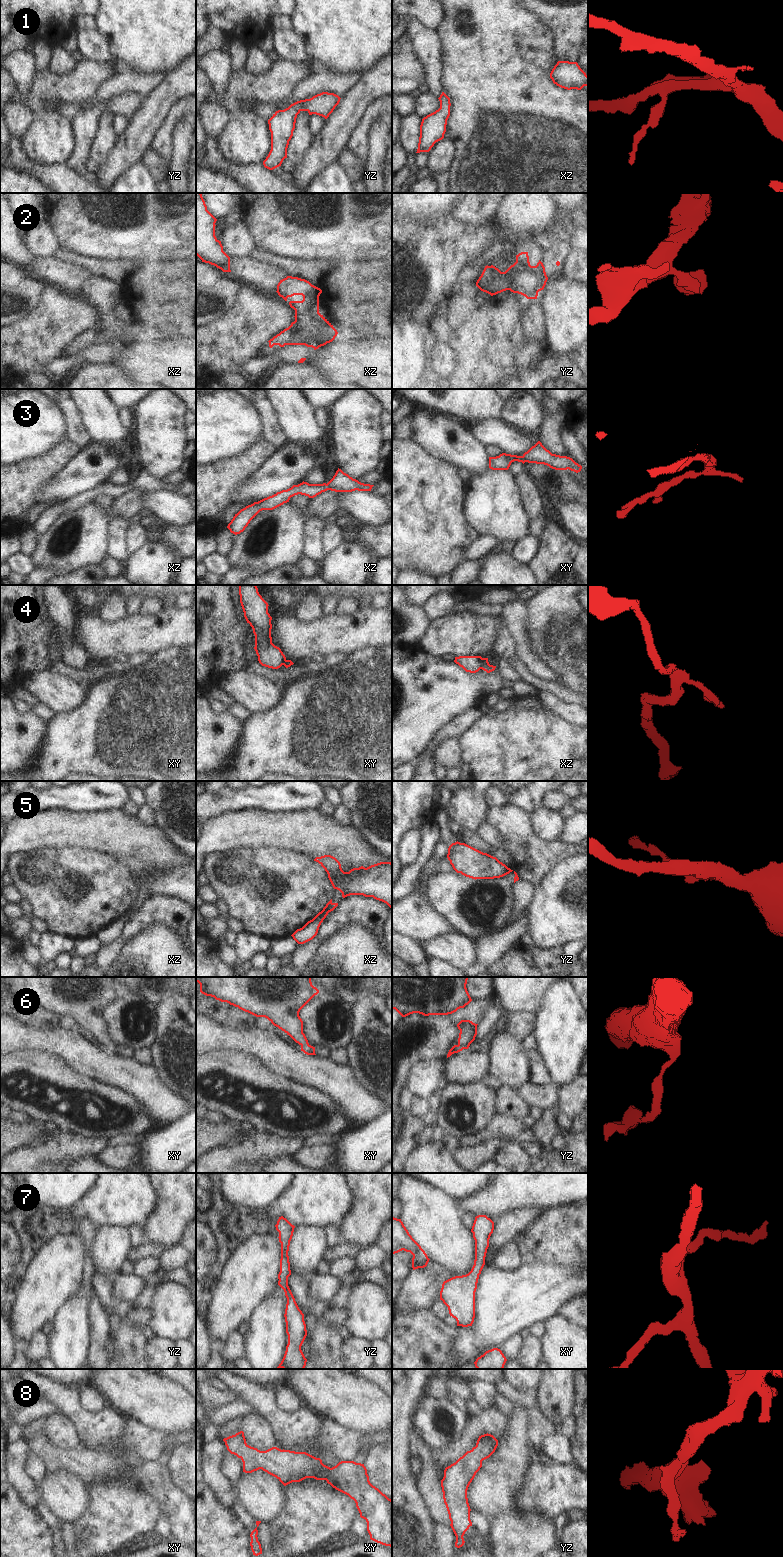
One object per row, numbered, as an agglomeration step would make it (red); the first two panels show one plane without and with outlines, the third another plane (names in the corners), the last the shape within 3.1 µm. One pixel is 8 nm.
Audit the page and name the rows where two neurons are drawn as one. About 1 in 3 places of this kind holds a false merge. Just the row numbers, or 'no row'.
4, 5

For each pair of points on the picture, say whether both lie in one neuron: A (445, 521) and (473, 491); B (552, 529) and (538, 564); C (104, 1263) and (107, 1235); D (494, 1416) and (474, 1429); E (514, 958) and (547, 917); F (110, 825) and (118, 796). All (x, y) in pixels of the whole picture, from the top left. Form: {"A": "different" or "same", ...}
{"A": "different", "B": "same", "C": "same", "D": "same", "E": "different", "F": "different"}

